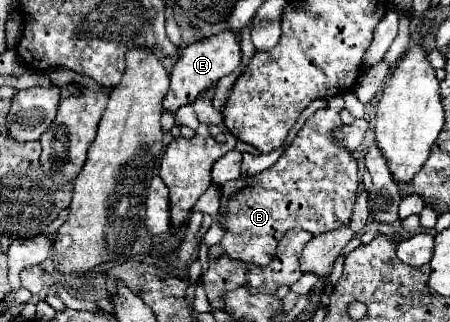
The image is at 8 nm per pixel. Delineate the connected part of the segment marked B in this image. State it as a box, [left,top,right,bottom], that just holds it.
[218,96,358,266]

